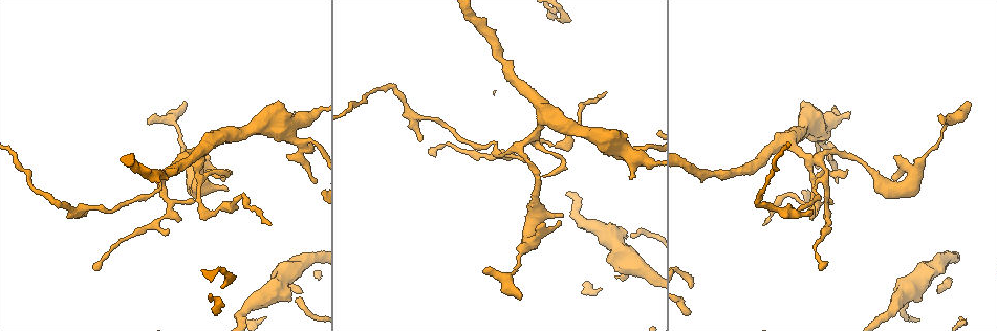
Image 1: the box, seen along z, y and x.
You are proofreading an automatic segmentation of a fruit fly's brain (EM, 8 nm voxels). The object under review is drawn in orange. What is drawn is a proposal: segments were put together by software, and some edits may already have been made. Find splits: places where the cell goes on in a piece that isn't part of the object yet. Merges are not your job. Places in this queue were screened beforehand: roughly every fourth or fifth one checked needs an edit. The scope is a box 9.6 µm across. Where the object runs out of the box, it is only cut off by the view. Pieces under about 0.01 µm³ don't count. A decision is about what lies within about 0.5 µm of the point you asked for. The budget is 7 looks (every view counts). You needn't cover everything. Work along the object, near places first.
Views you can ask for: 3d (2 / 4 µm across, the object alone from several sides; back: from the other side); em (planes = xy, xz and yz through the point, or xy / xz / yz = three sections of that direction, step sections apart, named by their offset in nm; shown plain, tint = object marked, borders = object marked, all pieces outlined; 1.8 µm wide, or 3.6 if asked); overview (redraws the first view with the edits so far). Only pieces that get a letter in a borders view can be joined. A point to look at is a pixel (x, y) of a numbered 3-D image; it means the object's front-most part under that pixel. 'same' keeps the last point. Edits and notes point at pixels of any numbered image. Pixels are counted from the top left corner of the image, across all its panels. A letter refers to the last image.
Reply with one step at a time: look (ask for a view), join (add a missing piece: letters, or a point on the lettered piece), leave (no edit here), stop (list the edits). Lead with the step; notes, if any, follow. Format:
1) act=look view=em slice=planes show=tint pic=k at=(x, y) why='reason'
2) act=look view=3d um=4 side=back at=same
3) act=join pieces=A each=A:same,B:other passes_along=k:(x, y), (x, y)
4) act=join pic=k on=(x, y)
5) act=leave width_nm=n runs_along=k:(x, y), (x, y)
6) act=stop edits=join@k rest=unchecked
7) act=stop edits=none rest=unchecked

act=look view=em um=3.6 slice=planes show=borders pic=1 at=(186, 105) why='branch stops here'

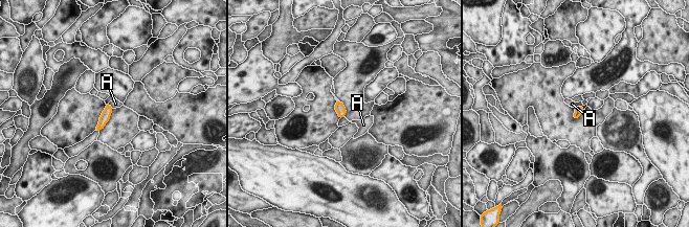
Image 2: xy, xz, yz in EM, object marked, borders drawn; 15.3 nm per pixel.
act=leave width_nm=130 each=A:other border=2:(575, 107), (581, 106), (584, 109) found='no lettered piece goes on from it'

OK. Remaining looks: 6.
act=look view=3d um=2 pic=1 at=(167, 228) why='branch stops here'

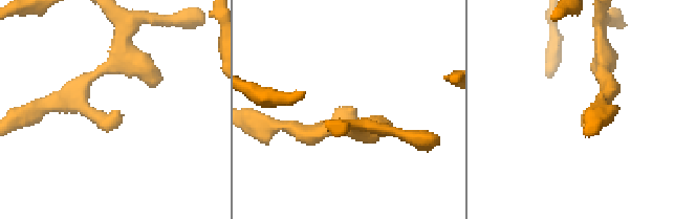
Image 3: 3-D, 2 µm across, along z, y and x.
act=look view=em um=3.6 slice=planes show=borders pic=3 at=(120, 110) arm_widths_nm=170,170 why='shape alone is not enough'

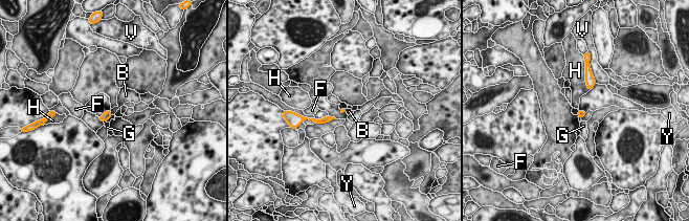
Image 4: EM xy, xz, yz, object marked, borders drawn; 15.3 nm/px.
act=leave each=B:other,F:other,G:other,H:other,V:other,Y:other found='none of them fits'

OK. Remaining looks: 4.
act=look view=3d um=4 pic=1 at=(228, 188) why='branch stops here'

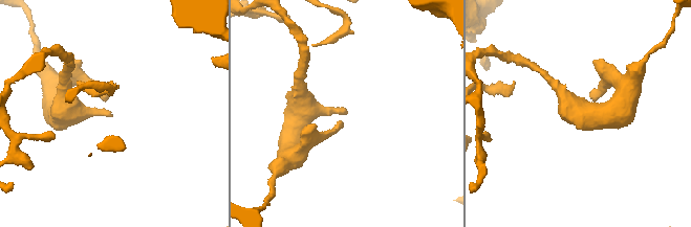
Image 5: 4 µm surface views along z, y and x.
act=look view=em slice=xz step=16 show=tint pic=5 at=(346, 114)

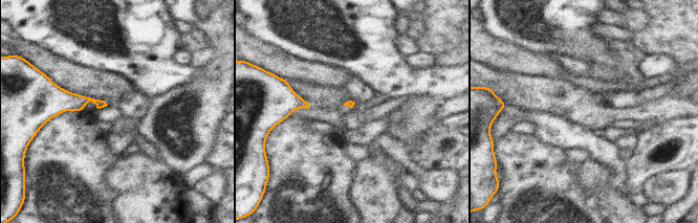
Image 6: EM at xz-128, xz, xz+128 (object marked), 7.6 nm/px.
act=look view=em slice=planes show=borders at=same

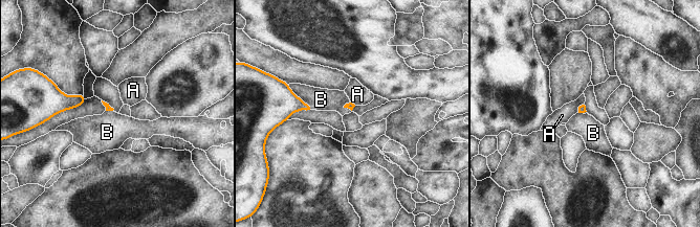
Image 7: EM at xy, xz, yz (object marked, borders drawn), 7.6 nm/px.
act=leave each=A:other,B:other border=7:(287, 85), (310, 109) found='none of them fits'

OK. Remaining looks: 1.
act=stop edits=none rest=unchecked

